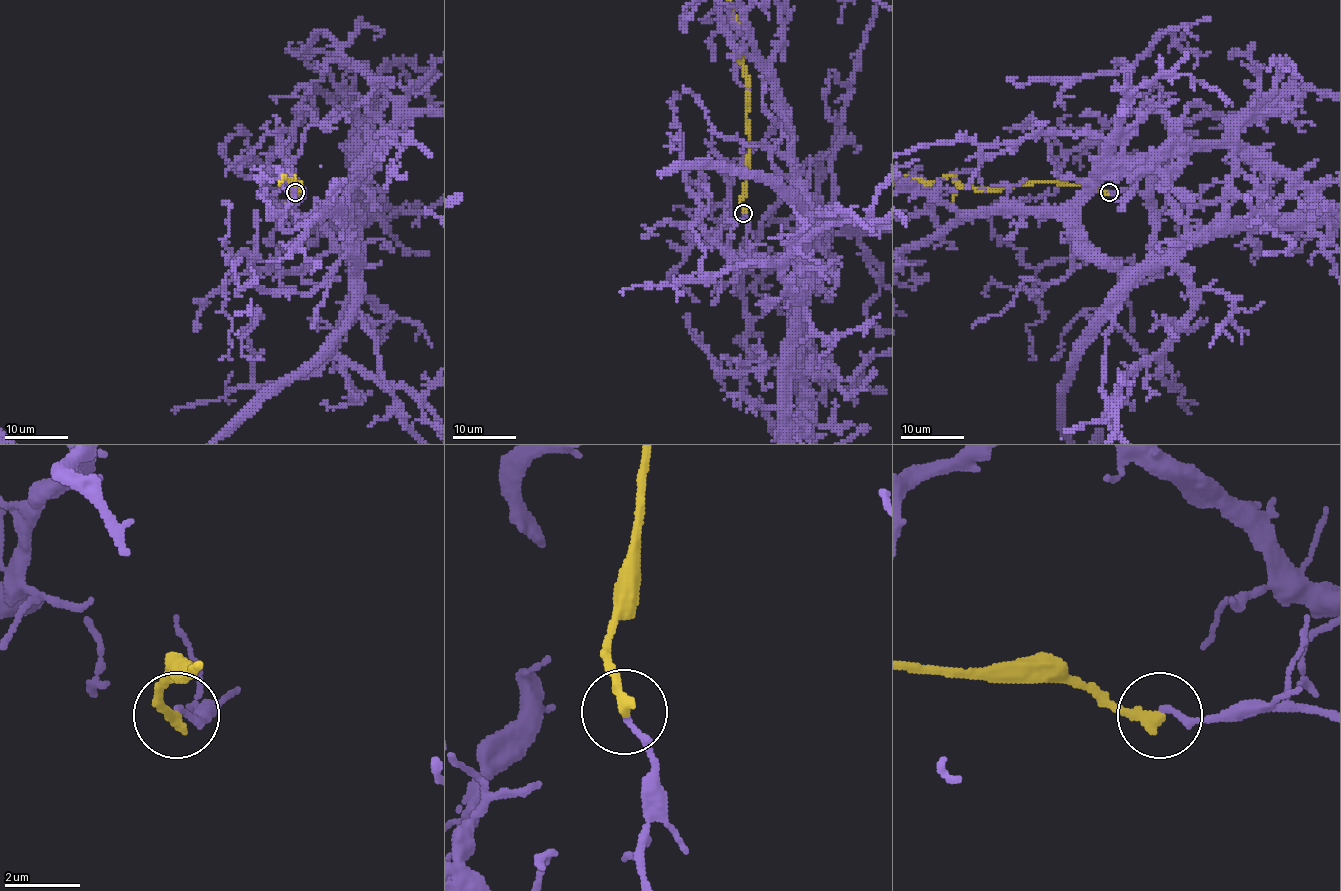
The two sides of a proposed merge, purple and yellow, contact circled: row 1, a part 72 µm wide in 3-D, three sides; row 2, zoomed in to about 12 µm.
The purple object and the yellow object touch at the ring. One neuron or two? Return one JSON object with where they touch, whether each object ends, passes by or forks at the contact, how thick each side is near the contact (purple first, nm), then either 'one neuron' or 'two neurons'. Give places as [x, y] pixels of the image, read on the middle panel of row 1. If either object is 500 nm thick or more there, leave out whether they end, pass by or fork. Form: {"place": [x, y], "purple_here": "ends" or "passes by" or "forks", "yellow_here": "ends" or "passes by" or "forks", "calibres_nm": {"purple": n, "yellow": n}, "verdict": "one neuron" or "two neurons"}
{"place": [743, 213], "purple_here": "ends", "yellow_here": "ends", "calibres_nm": {"purple": 150, "yellow": 320}, "verdict": "two neurons"}

